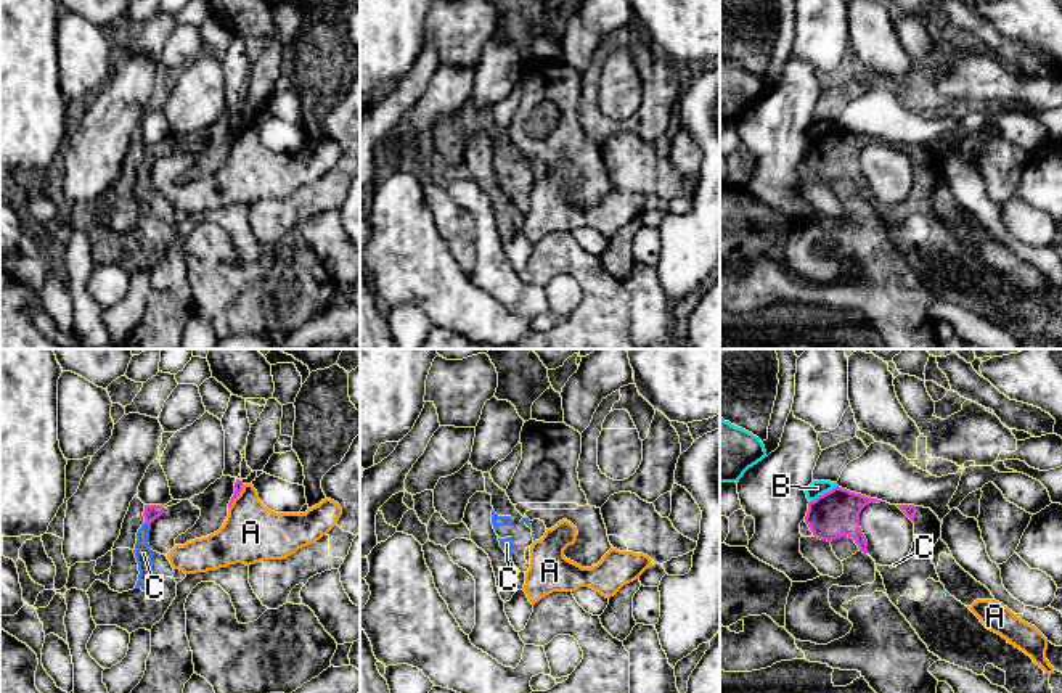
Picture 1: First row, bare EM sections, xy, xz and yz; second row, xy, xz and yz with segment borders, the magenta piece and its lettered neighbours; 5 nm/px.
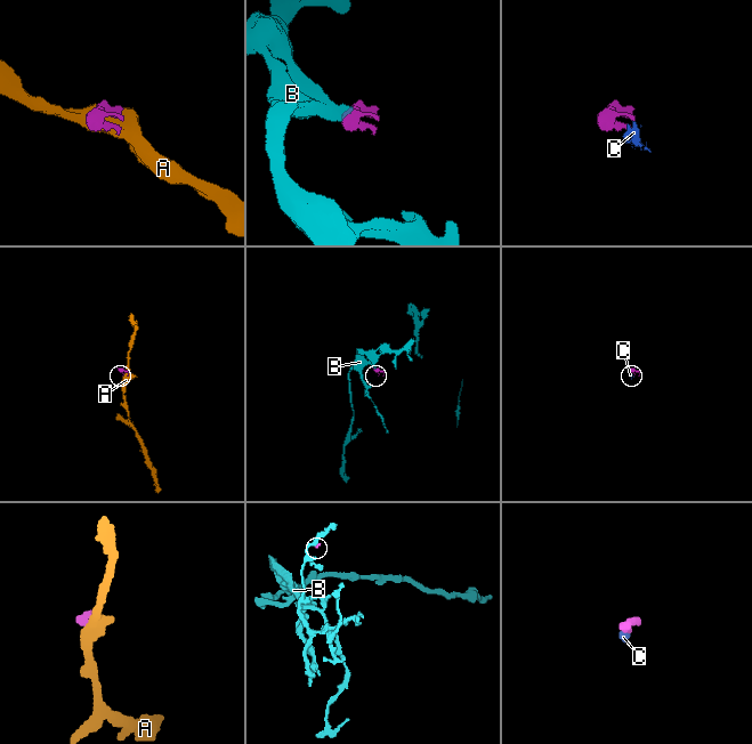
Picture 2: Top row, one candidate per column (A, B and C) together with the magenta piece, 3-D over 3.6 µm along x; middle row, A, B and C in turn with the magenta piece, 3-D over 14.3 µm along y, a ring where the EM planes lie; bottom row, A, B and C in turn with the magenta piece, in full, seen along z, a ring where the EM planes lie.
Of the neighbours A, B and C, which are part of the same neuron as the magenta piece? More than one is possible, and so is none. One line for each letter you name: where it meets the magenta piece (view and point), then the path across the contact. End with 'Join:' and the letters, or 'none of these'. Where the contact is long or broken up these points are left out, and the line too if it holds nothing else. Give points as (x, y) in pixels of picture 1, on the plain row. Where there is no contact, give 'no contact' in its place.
C: meets magenta in xy at (148, 163)
Join: C

